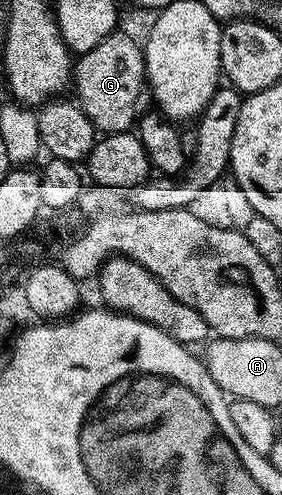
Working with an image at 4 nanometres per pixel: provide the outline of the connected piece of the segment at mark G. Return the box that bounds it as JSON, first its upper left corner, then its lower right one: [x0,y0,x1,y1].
[72,30,146,134]

